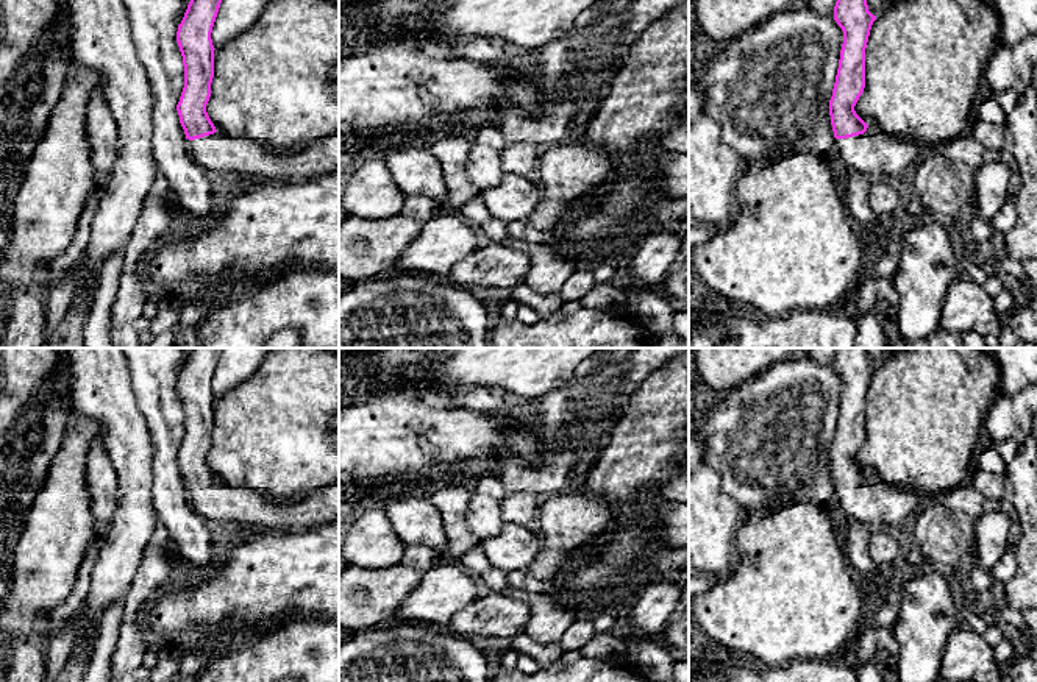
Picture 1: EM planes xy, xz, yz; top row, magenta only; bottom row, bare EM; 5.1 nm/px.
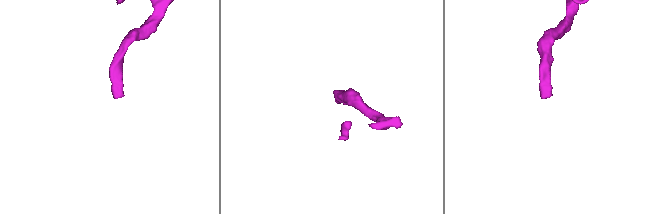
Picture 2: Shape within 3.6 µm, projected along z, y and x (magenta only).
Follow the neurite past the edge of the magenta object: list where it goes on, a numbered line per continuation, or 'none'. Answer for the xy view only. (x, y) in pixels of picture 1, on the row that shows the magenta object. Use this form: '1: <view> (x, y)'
1: xy (217, 152)

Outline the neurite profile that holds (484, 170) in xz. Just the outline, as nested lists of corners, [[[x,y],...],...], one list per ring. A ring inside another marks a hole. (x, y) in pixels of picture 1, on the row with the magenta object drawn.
[[[475,142],[467,161],[469,181],[479,190],[486,190],[500,184],[503,173],[501,151]]]

